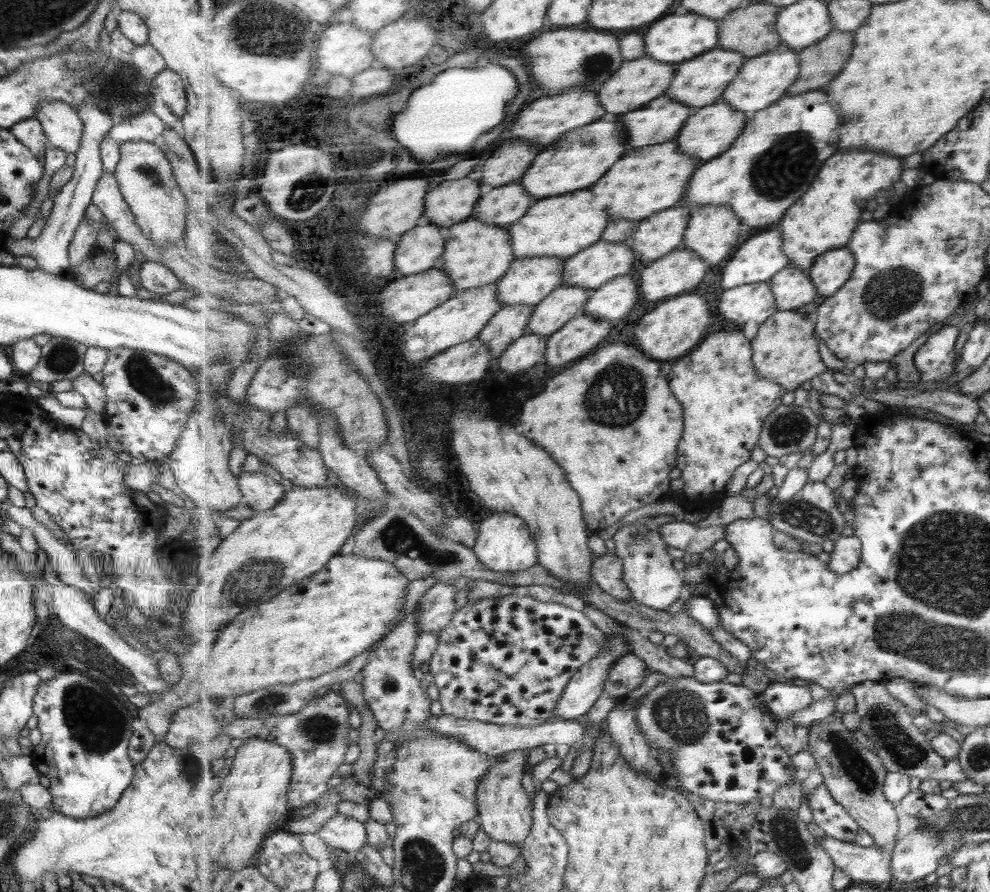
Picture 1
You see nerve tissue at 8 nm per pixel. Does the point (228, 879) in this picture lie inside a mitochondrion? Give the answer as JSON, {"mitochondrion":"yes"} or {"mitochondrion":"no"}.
{"mitochondrion":"no"}

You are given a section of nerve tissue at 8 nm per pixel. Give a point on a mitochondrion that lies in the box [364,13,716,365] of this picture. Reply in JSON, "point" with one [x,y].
{"point":[595,68]}

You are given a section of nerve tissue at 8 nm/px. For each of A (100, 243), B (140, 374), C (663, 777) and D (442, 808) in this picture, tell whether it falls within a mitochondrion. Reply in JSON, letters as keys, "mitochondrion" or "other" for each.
{"A":"other","B":"mitochondrion","C":"other","D":"other"}

